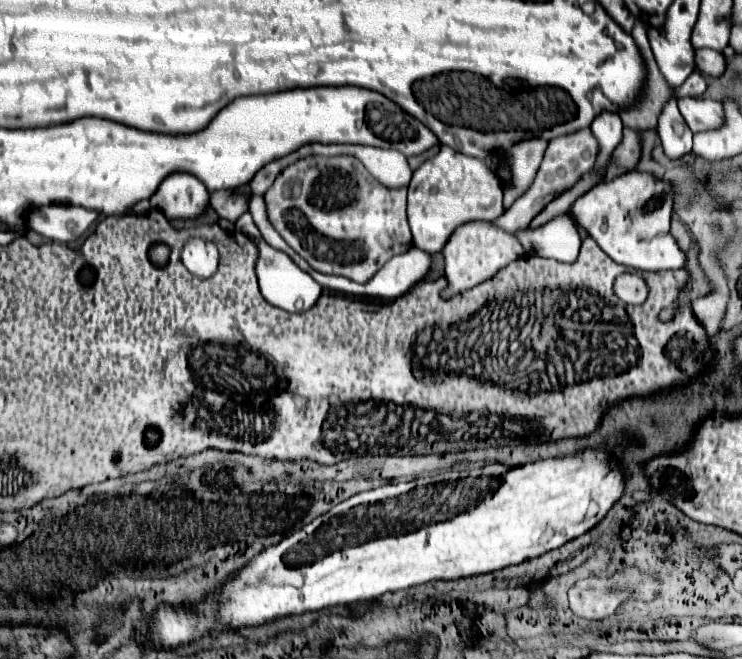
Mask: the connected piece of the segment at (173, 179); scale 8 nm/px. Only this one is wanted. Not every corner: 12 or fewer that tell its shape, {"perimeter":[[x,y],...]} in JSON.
{"perimeter":[[188,174],[168,176],[150,198],[168,220],[208,212],[210,194]]}

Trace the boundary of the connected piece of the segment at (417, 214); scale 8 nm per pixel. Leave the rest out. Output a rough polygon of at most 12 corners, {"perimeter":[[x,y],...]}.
{"perimeter":[[448,146],[408,186],[414,246],[502,216],[498,156]]}

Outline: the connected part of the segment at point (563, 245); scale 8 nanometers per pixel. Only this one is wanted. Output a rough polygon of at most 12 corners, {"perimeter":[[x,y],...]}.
{"perimeter":[[566,214],[514,232],[528,254],[572,264],[580,234]]}

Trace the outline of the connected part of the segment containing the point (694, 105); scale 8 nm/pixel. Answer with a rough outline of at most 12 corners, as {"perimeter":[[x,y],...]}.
{"perimeter":[[680,98],[678,108],[696,132],[720,128],[724,106],[714,100]]}

